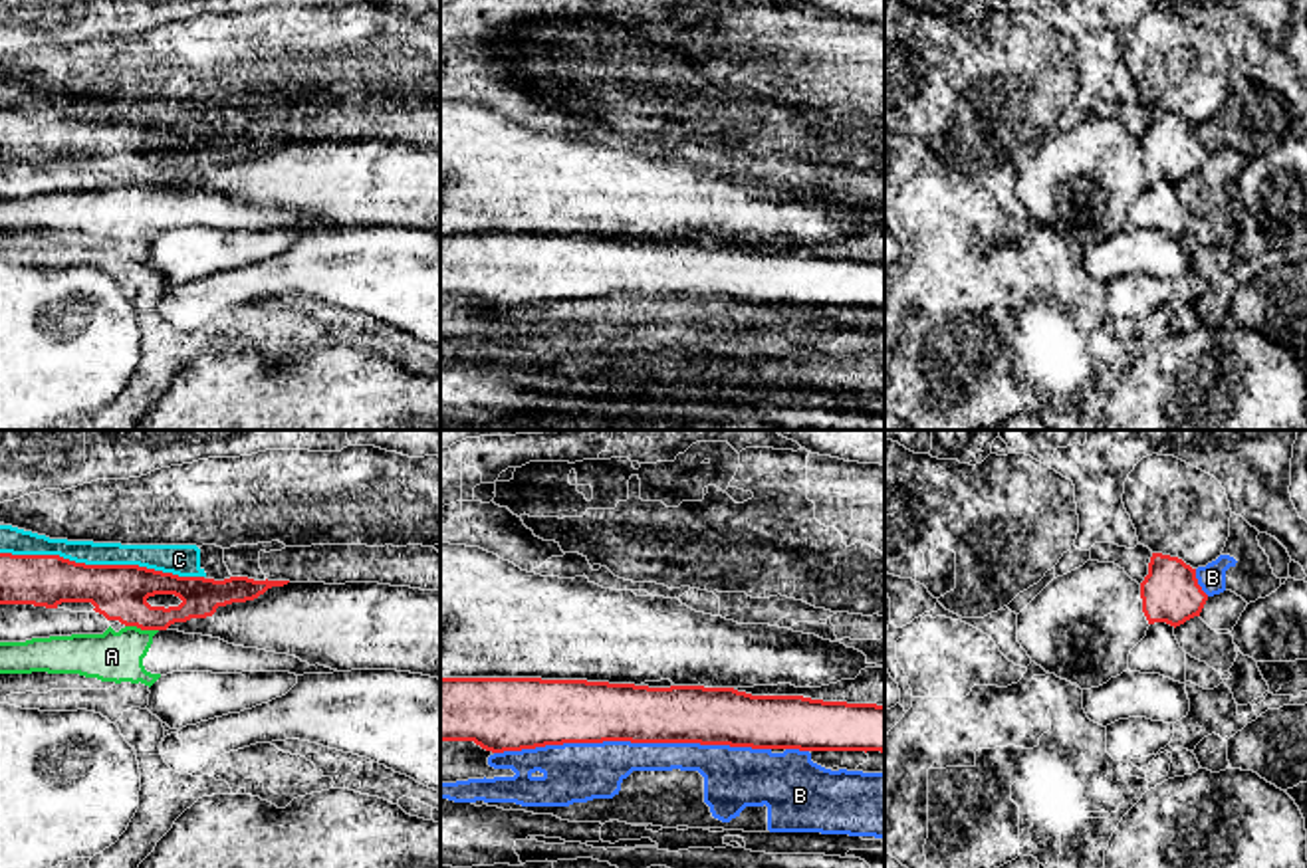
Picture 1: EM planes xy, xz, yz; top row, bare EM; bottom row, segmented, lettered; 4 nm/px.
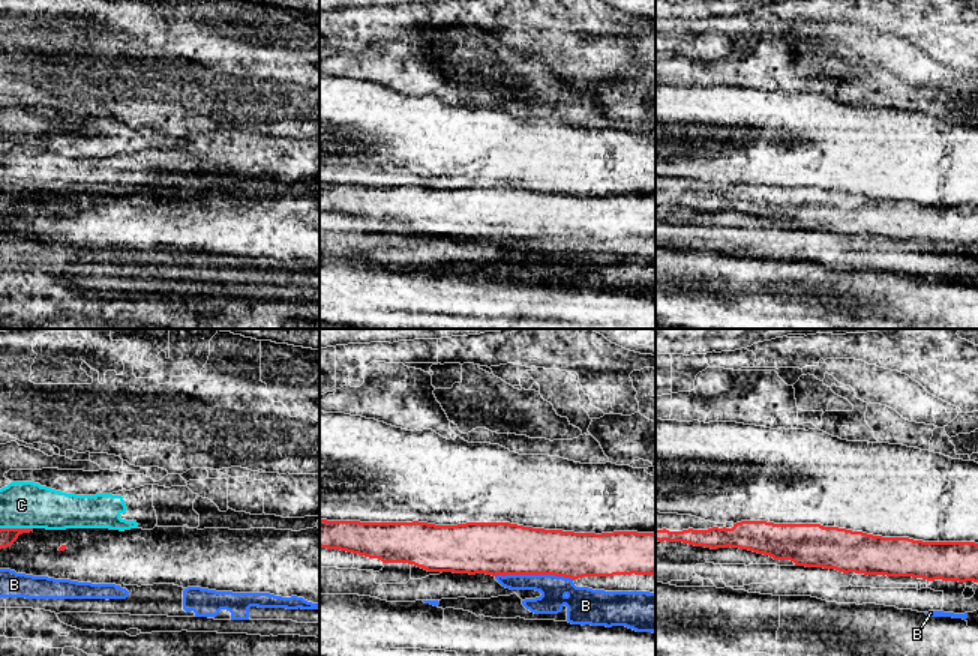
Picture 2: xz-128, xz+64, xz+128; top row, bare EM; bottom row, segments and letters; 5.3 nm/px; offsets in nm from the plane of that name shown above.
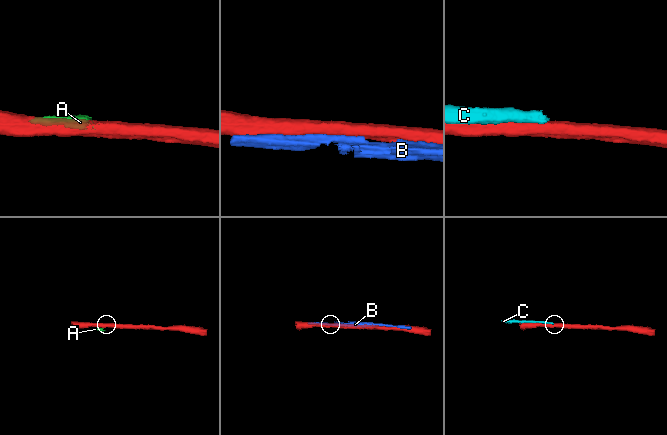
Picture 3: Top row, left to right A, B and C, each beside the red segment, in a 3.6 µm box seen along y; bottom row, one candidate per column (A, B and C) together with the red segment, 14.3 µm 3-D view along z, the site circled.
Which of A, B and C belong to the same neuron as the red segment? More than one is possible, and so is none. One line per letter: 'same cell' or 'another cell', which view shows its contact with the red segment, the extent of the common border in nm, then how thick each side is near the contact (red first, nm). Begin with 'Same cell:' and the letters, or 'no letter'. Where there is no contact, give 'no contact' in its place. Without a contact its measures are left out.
Same cell: no letter
A: another cell; meets red in xy; contact 140 nm long; 220 nm thick on the red side, 200 nm on the other
B: another cell; meets red in xz; contact 1100 nm long; 260 nm thick on the red side, 240 nm on the other
C: another cell; meets red in xy; contact 850 nm long; 220 nm thick on the red side, 110 nm on the other

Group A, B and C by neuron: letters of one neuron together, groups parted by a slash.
A / B / C

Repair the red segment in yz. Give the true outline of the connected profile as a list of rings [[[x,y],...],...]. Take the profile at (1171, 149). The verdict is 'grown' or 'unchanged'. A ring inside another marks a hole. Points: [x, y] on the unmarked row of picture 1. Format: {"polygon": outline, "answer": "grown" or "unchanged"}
{"polygon": [[[1152,109],[1140,155],[1148,180],[1166,178],[1176,184],[1200,172],[1208,151],[1198,141],[1196,125],[1178,113]]], "answer": "unchanged"}

